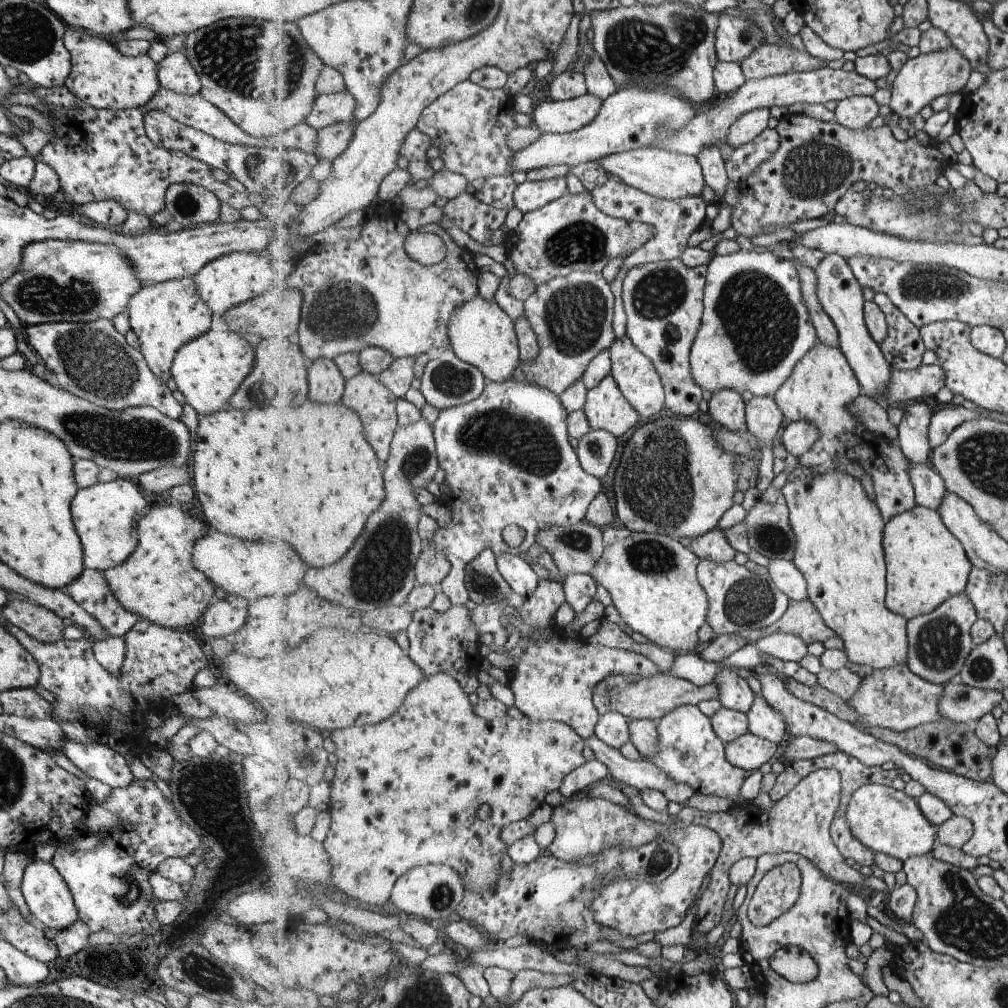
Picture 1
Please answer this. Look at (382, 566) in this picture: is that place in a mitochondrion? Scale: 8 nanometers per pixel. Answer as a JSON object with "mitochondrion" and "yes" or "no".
{"mitochondrion":"yes"}

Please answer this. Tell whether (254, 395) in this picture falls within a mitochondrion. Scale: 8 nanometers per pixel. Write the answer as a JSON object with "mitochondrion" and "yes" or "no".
{"mitochondrion":"yes"}

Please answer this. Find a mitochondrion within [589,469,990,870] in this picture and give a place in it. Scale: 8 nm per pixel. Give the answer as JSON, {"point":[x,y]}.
{"point":[938,645]}

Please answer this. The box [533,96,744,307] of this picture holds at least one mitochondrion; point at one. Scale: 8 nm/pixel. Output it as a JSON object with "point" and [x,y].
{"point":[582,241]}

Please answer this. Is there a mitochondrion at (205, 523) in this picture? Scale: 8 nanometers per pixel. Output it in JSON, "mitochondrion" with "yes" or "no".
{"mitochondrion":"no"}

